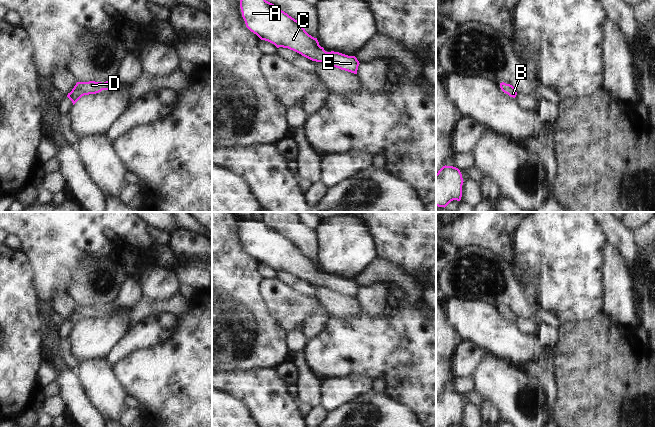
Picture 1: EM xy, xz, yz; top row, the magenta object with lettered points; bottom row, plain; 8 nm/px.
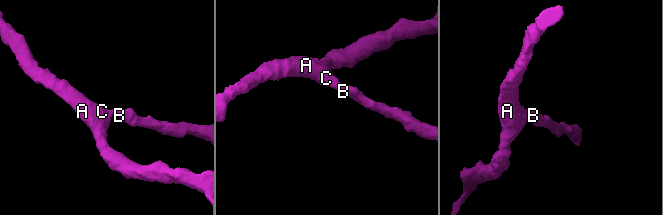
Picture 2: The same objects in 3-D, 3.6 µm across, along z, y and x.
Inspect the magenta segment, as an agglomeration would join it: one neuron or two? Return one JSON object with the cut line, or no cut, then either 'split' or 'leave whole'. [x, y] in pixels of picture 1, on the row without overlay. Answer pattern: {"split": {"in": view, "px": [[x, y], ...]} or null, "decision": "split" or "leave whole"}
{"split": null, "decision": "leave whole"}

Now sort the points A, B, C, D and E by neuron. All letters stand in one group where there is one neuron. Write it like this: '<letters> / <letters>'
A B C D E

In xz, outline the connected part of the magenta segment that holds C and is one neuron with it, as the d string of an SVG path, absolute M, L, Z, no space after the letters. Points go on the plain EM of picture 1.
M244 218L240 224L240 232L246 251L261 264L268 265L277 272L283 271L293 274L312 285L326 286L330 290L357 298L360 287L355 280L348 280L334 275L326 276L319 269L317 262L309 259L297 244L264 222L254 218Z

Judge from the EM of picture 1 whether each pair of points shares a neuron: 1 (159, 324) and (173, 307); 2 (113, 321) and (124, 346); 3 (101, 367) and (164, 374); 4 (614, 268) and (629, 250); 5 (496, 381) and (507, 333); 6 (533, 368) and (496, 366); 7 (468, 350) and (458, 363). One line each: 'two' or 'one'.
1: two
2: two
3: two
4: two
5: two
6: two
7: one

